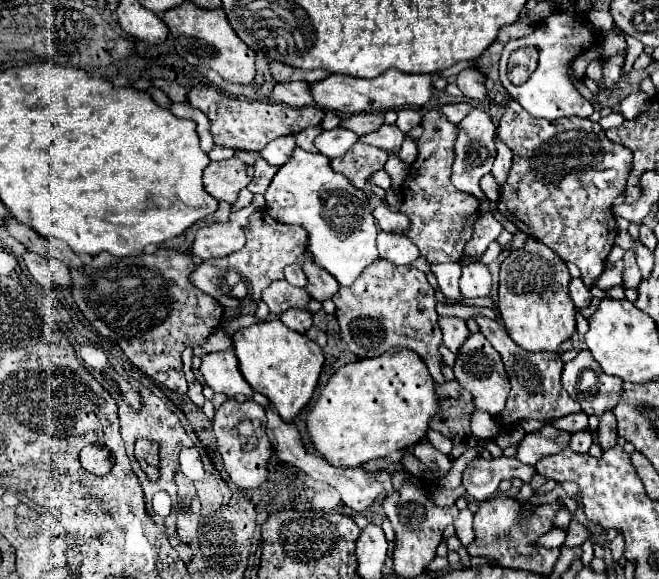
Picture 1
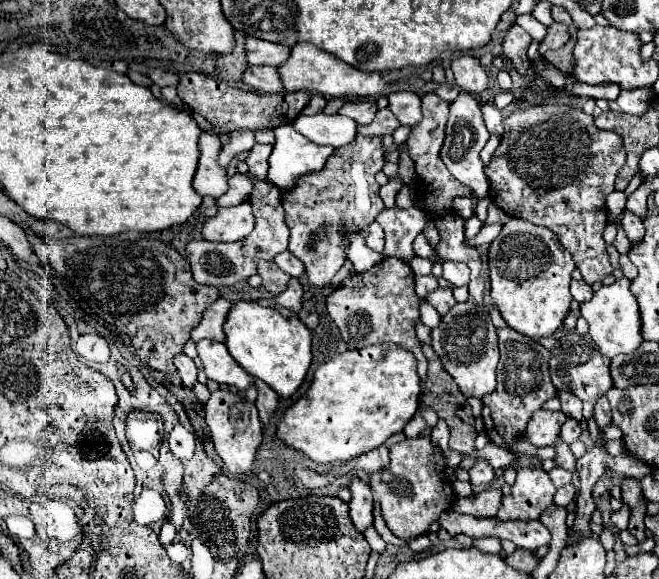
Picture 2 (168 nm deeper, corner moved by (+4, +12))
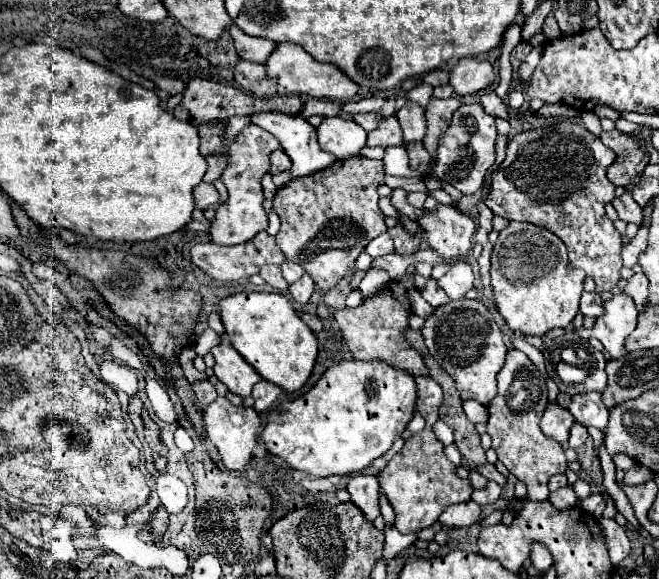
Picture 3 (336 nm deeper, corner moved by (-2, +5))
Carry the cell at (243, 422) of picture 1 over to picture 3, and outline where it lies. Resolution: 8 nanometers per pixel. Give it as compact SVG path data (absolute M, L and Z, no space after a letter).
M217 397L207 409L205 409L205 429L209 439L213 441L213 445L219 451L219 457L223 461L223 465L229 471L243 471L251 457L253 457L253 449L257 445L257 437L259 437L259 427L261 427L261 419L259 413L253 407L245 407L245 405L231 405L225 397Z

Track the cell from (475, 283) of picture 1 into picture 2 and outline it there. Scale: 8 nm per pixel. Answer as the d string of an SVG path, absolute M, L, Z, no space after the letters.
M445 262L443 264L443 278L451 286L467 286L469 284L469 268L463 262Z

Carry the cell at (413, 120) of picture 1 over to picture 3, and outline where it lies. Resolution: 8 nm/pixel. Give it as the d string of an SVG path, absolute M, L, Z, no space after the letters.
M405 101L405 105L397 111L399 125L403 129L403 143L419 143L425 137L427 121L425 121L425 109L415 101Z

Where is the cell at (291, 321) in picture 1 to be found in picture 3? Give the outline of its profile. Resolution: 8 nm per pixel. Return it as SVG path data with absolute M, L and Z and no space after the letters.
M303 275L299 281L295 281L289 287L289 293L291 293L293 301L297 301L297 303L307 303L313 291L315 291L315 283L309 279L309 275Z

